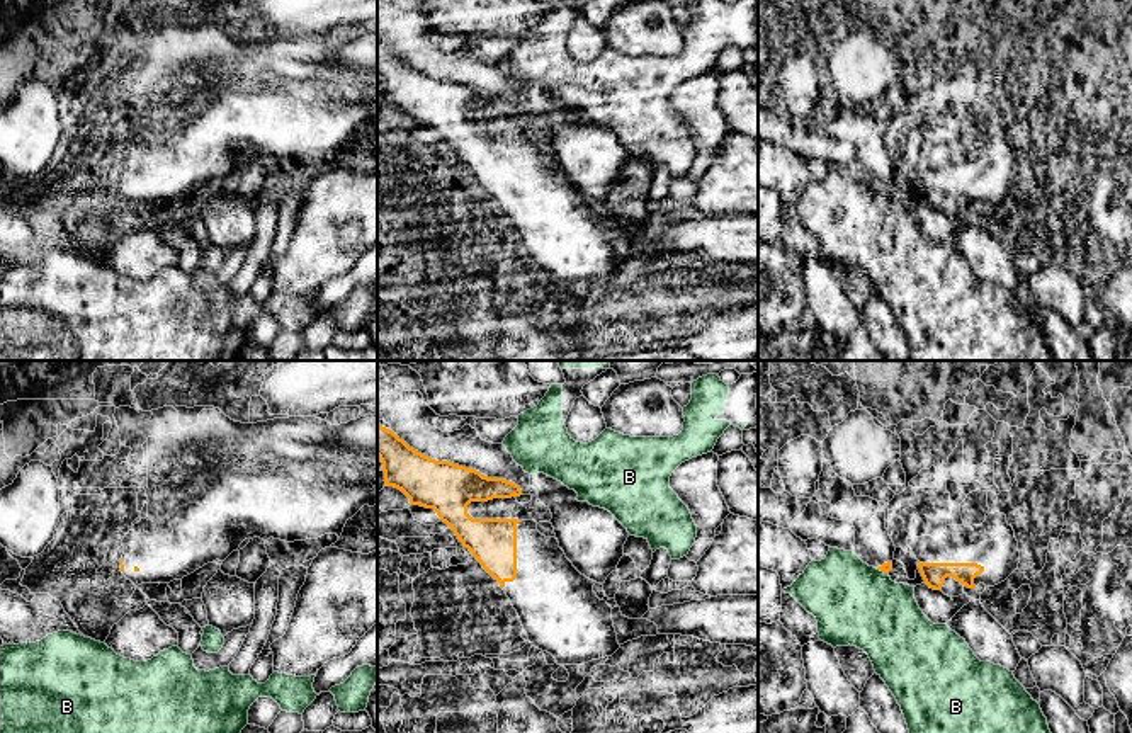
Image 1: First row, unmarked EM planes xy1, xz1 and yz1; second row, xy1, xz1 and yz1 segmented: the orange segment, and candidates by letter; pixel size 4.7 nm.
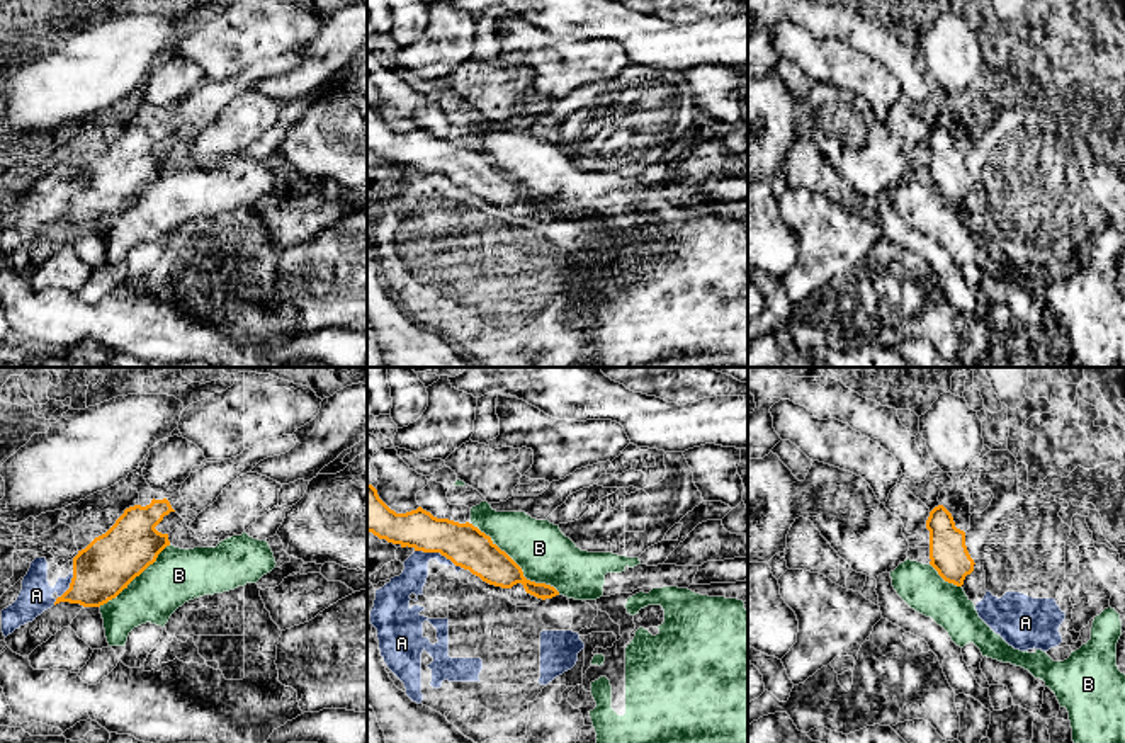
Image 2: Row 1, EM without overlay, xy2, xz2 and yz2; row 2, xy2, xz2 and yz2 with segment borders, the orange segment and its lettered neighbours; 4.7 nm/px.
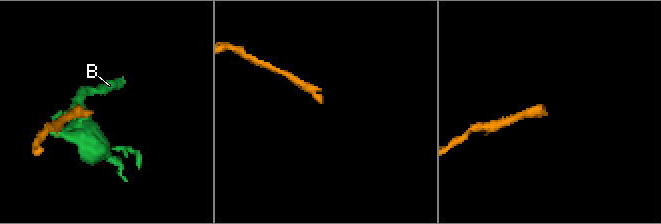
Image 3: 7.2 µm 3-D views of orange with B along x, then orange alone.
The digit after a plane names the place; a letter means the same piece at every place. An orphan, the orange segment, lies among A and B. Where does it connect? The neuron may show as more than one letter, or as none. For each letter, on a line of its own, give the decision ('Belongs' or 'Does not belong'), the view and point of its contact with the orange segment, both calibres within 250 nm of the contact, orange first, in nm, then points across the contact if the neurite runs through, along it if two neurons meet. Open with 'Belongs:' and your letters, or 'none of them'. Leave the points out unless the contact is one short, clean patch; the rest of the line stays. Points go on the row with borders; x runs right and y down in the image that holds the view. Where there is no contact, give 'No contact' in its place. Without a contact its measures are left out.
Belongs: none of them
A: Does not belong. Touches orange at xz2 (439, 551). Thickness 200 nm (orange) against 120 nm. Boundary: xz2 (415, 550), (440, 553), (461, 568)
B: Does not belong. Touches orange at xz2 (517, 565). Thickness 200 nm (orange) against 260 nm

